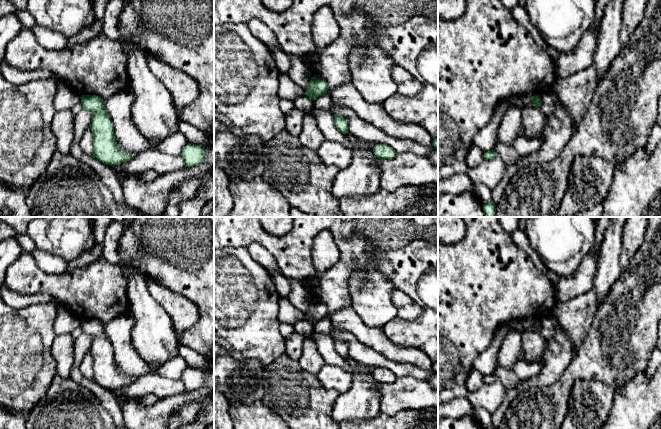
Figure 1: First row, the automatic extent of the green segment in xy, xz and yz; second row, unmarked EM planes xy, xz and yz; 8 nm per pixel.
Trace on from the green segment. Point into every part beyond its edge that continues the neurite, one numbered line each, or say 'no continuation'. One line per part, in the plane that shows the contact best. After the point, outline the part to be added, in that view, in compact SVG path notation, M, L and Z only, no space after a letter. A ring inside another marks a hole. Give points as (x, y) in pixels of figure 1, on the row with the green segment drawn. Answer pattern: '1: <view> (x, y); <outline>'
no continuation

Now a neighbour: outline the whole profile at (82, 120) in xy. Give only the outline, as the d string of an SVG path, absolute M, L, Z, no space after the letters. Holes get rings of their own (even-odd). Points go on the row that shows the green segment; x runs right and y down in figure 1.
M82 109L78 114L74 116L74 140L73 143L79 143L84 132L90 127L93 113Z

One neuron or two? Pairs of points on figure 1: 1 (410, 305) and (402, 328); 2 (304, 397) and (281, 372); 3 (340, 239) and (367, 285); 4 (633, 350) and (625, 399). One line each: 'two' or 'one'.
1: two
2: one
3: two
4: two

